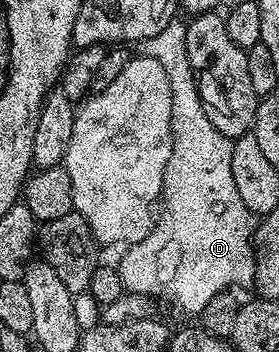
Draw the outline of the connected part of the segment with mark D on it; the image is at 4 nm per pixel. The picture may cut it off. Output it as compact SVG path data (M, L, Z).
M180 17L172 19L166 29L162 29L162 33L154 33L154 37L143 40L142 54L162 65L166 81L170 83L172 152L170 161L166 161L162 210L150 234L125 250L128 252L118 262L118 270L125 292L147 295L156 301L165 299L173 303L182 314L199 317L215 304L212 302L227 287L244 287L253 282L256 255L252 251L252 237L257 220L252 211L246 209L246 204L242 202L242 197L238 197L238 189L234 186L234 169L230 169L233 140L218 133L204 112L204 102L200 99L196 78L186 57L185 20Z

